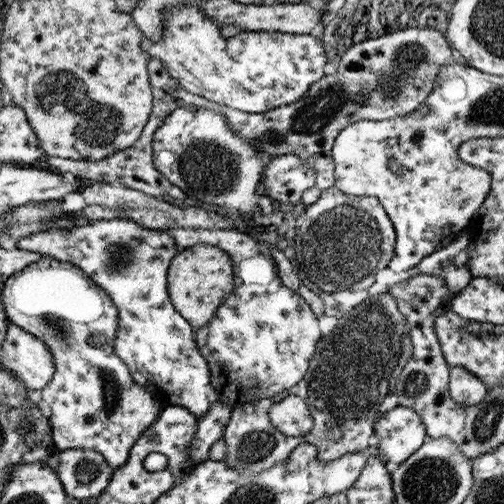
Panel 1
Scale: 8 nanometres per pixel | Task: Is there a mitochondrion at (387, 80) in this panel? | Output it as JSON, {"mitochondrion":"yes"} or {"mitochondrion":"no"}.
{"mitochondrion":"yes"}

